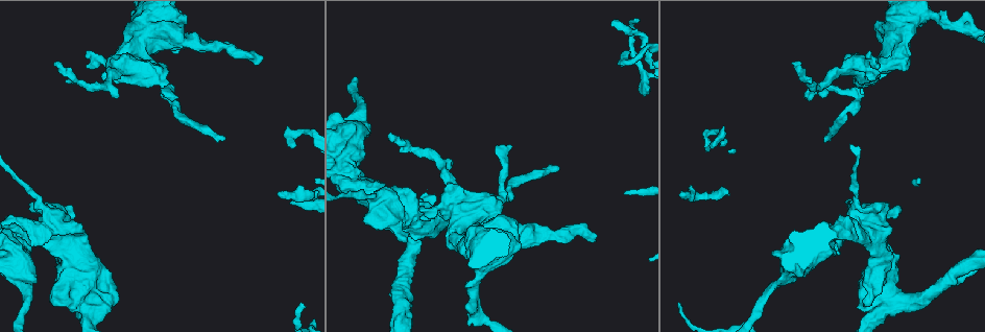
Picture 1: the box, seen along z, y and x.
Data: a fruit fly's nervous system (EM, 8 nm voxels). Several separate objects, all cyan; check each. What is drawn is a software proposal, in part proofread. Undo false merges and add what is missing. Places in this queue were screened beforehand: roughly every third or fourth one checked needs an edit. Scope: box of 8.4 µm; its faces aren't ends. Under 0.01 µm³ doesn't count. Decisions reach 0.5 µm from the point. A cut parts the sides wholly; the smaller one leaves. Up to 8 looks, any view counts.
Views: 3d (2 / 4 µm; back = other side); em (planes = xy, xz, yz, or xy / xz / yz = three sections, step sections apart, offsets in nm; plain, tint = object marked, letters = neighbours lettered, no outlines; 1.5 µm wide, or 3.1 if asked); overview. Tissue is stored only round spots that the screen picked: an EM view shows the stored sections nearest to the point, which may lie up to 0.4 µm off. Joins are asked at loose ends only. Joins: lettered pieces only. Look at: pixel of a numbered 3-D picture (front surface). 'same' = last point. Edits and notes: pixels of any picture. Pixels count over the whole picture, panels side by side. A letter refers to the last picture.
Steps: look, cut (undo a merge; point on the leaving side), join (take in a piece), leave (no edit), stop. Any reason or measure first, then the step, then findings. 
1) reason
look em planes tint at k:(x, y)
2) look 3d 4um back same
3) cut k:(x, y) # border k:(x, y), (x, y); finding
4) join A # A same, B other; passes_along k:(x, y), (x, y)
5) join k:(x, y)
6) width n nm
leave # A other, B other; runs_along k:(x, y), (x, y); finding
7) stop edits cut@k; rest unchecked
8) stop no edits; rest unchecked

sharp bend
look em planes tint at 1:(626, 62)

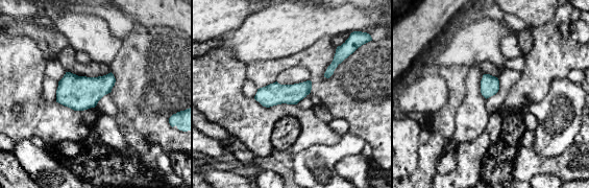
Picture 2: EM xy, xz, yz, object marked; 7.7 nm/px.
see the neighbours
look em planes letters same

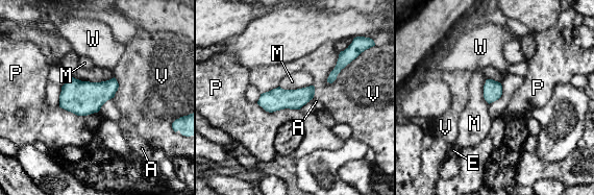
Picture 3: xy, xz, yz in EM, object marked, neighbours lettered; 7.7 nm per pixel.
width 140 nm
leave # A other, E other, M other, P other, V other, W other; border 3:(313, 84), (296, 89), (279, 87); all the same cell

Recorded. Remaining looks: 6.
branch stops here
look 3d 4um at 1:(54, 65)

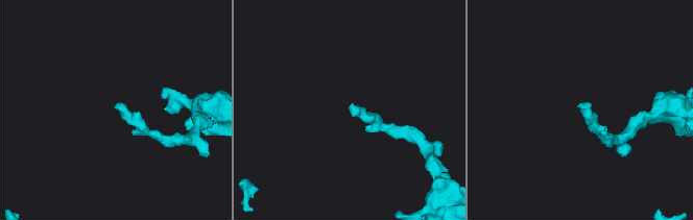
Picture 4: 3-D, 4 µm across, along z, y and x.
need the tissue
look em planes letters at 4:(118, 108)

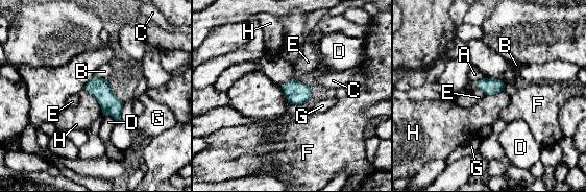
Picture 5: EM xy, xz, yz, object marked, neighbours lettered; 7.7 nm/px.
leave # A other, B other, C other, D other, E other, F other, G other, H other; none of them fits

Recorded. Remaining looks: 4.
thick end
look em planes tint at 1:(446, 224)

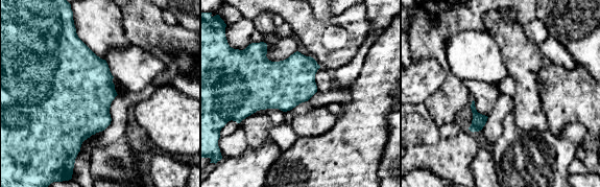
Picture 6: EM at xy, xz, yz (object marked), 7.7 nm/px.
look em planes letters same

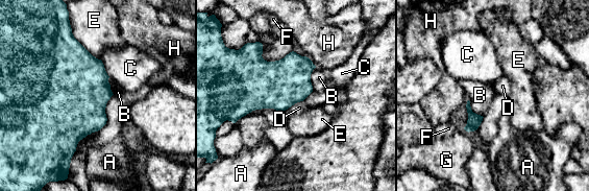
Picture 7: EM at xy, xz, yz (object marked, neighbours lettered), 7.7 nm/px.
leave # A other, B other, C other, D other, E other, F other, G other, H other; border 7:(303, 99), (279, 112); none of them fits

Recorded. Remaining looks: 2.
stop no edits; rest unchecked

